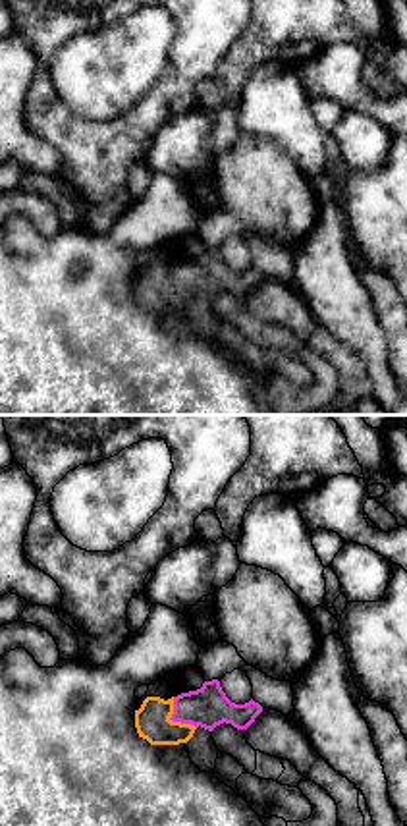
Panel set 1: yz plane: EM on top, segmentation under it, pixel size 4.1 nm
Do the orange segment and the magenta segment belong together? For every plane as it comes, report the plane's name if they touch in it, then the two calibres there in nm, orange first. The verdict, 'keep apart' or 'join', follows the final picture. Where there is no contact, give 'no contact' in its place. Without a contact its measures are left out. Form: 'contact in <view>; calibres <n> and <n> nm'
contact in yz; calibres 150 and 170 nm

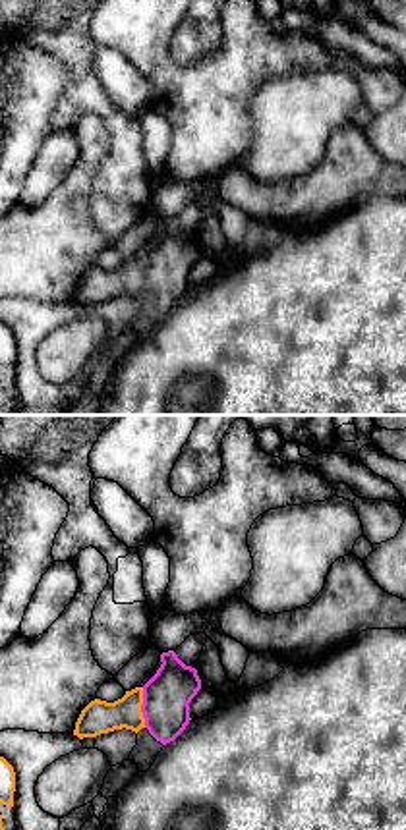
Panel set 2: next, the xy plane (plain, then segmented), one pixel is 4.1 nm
contact in xy; calibres 140 and 200 nm

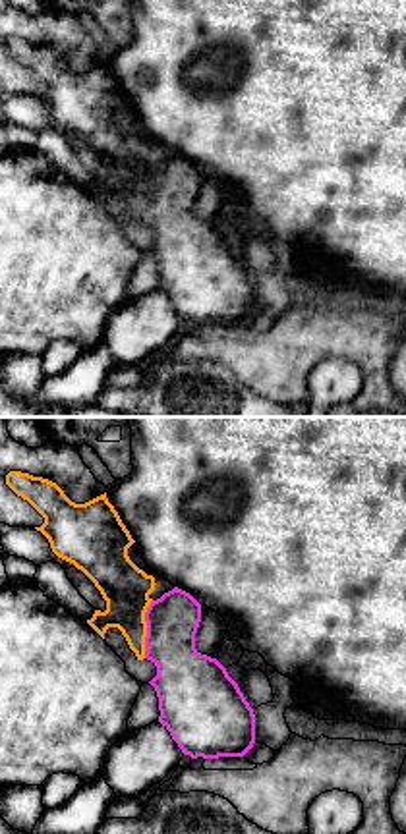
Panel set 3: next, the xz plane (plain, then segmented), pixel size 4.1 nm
contact in xz; calibres 200 and 240 nm

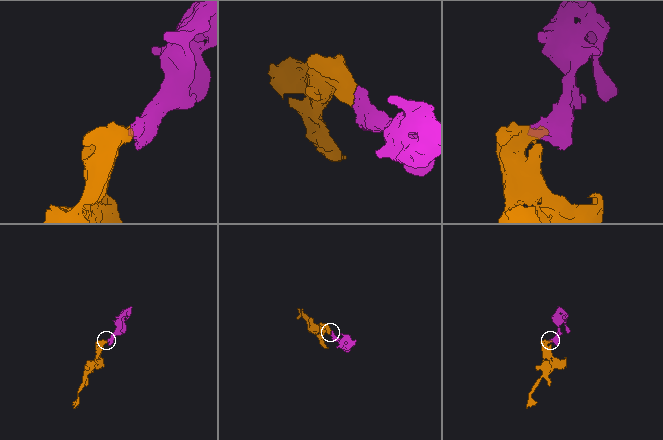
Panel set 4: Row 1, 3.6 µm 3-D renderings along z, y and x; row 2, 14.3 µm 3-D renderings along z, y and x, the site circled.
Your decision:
join

